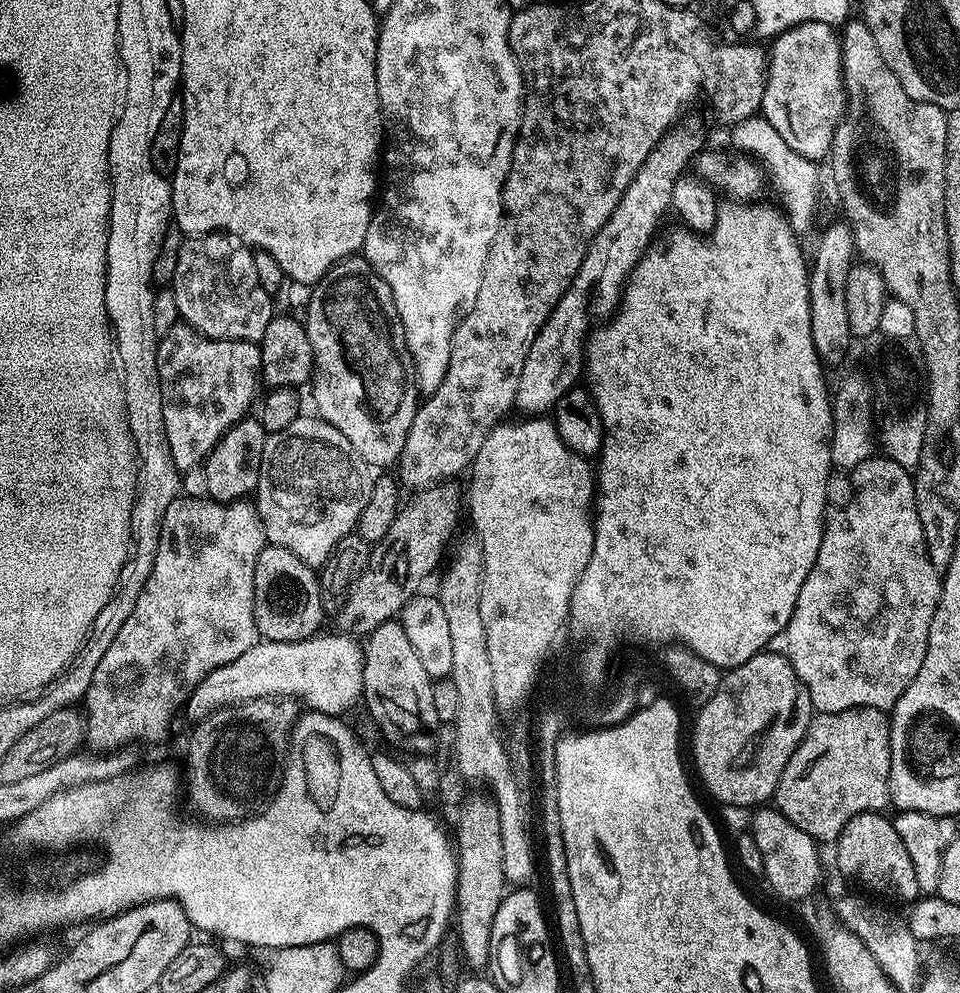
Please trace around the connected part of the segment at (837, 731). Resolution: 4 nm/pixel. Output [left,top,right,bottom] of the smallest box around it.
[774,708,890,842]

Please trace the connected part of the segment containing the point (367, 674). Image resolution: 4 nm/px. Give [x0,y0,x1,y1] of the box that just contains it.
[362,619,441,754]

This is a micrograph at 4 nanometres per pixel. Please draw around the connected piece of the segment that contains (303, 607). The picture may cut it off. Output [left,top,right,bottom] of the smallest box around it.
[254,546,326,644]

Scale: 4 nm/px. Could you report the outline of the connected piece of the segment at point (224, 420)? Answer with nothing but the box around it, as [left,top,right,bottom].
[156,322,262,474]

